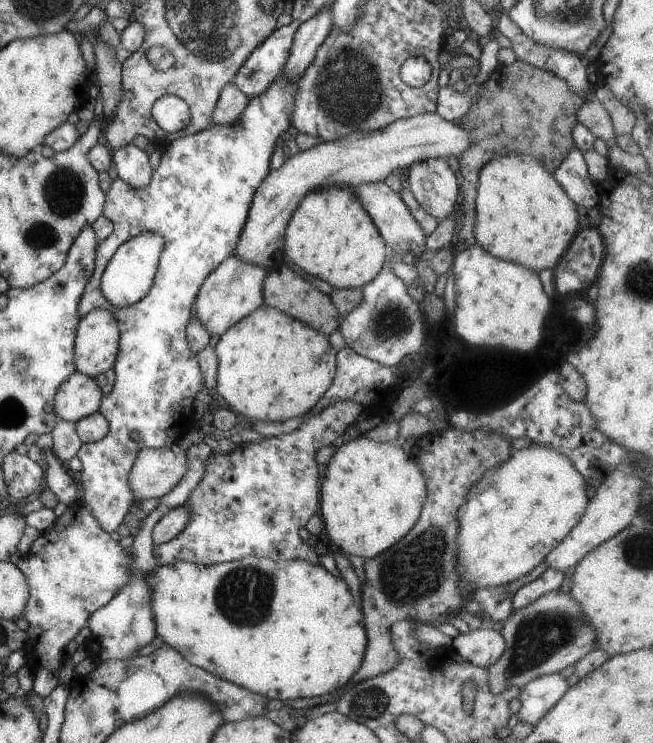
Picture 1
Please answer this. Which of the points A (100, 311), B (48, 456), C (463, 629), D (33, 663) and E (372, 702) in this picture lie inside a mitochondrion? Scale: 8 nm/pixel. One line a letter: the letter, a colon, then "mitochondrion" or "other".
A: other
B: other
C: other
D: other
E: mitochondrion

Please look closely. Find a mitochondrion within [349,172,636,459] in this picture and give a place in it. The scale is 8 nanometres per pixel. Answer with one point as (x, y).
(391, 321)

